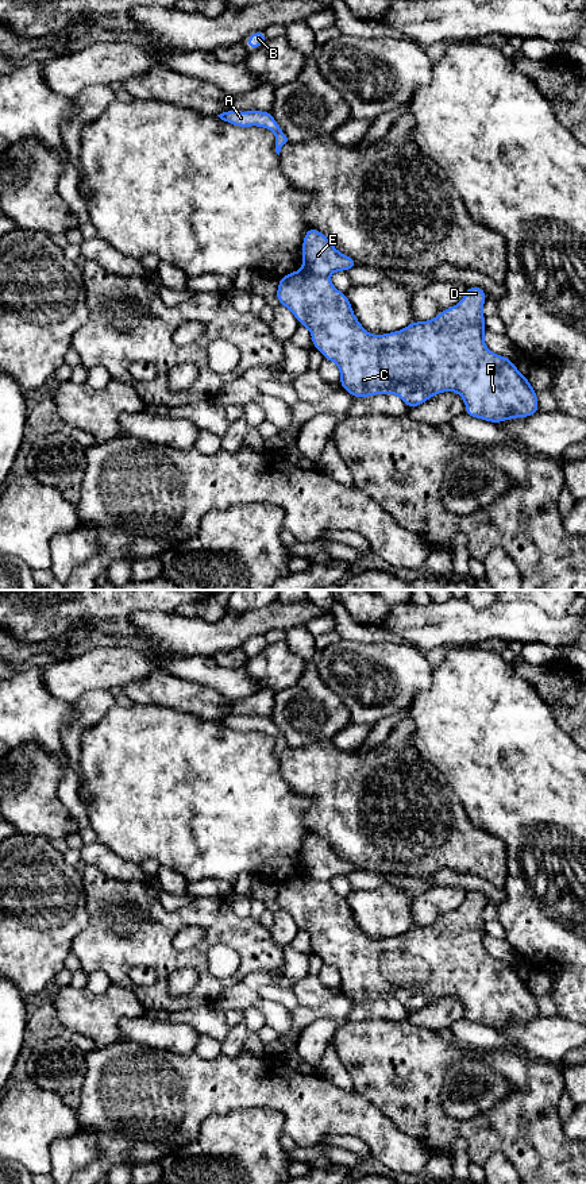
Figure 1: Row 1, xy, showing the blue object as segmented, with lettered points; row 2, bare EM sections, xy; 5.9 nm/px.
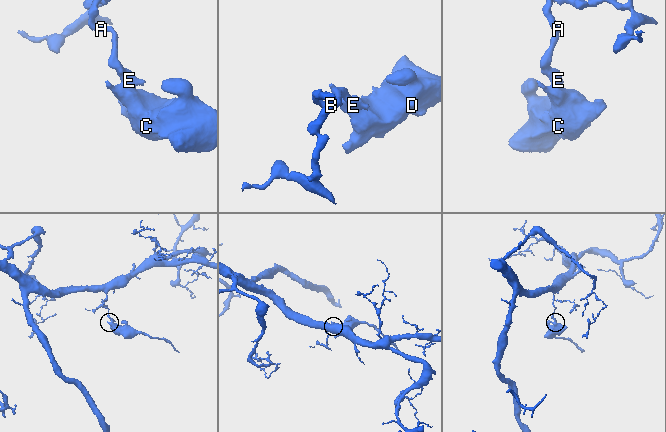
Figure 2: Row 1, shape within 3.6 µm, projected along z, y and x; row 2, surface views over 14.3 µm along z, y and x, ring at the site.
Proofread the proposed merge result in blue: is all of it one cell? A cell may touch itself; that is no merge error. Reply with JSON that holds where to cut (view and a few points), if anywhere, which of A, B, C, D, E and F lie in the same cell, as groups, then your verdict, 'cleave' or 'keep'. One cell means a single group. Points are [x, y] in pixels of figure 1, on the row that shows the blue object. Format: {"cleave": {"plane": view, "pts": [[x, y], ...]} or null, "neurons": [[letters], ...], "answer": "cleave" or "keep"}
{"cleave": {"plane": "xy", "pts": [[303, 269], [327, 277]]}, "neurons": [["A", "B", "E"], ["C", "D", "F"]], "answer": "cleave"}

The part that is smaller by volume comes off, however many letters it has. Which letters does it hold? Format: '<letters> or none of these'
C, D, F

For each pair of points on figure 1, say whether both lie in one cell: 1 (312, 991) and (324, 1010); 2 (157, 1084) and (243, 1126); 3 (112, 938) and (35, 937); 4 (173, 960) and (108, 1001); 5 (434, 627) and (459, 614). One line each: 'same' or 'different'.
1: different
2: different
3: different
4: different
5: same

